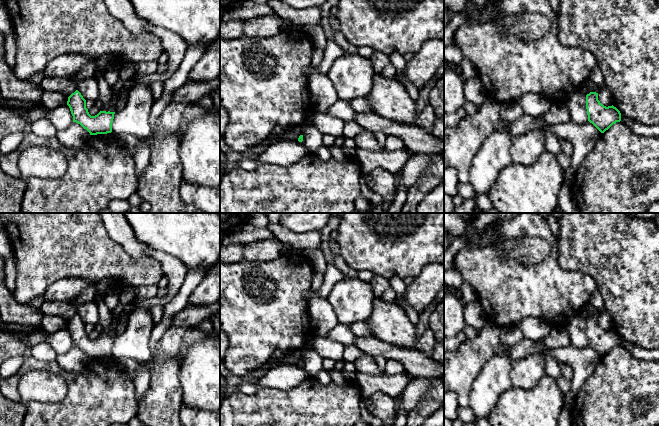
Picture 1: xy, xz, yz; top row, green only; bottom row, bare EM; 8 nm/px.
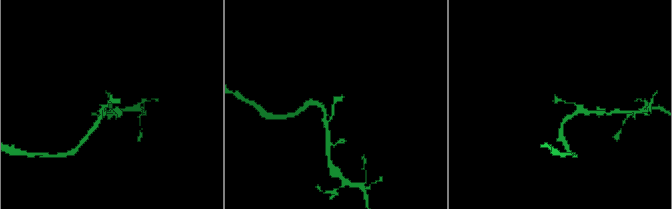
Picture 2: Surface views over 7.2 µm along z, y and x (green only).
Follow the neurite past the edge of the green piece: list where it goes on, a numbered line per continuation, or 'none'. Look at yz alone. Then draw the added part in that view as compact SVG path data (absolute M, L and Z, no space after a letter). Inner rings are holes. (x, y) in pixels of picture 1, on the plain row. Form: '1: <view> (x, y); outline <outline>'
none

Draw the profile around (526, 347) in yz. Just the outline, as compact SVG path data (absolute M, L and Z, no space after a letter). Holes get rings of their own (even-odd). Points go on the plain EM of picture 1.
M524 339L511 348L505 348L502 344L500 344L495 350L495 355L505 354L512 362L514 362L530 354L543 354L546 351L547 350L543 347L543 340L533 341L530 339Z

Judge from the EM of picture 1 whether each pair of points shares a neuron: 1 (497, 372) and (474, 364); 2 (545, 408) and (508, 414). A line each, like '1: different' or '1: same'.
1: different
2: same

